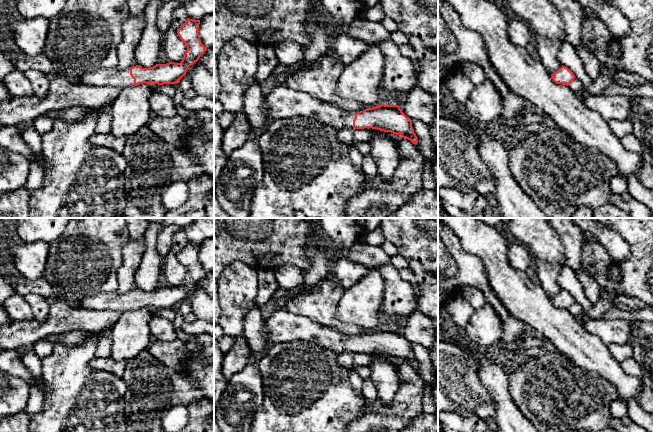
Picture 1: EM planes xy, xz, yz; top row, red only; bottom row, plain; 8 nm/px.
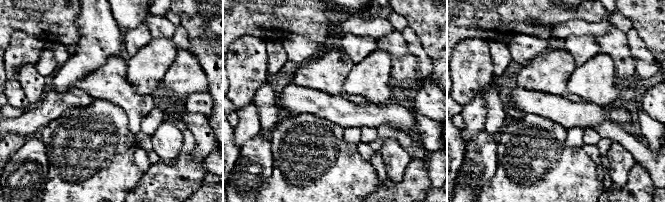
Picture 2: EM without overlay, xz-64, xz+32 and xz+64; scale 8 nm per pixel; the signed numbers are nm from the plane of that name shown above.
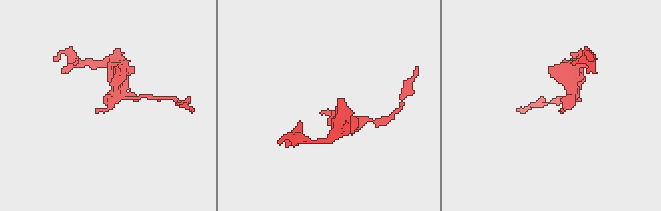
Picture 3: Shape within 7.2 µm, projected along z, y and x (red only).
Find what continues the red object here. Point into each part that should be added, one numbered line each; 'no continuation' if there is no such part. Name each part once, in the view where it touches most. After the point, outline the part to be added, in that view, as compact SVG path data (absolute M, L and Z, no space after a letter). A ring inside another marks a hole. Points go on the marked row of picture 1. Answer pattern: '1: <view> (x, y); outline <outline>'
1: xy (111, 77); outline M117 68L97 70L80 76L77 82L82 85L99 87L126 88L134 86L134 79L130 75L130 68L124 70Z

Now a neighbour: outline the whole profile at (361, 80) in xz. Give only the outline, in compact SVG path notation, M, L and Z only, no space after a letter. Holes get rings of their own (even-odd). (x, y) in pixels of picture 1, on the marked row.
M376 45L349 65L345 65L338 80L338 95L364 104L367 108L379 106L386 97L381 89L385 58Z

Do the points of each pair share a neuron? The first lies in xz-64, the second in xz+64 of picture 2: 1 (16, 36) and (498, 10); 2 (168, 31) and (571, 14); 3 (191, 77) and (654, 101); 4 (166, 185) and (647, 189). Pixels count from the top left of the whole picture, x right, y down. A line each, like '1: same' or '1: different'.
1: different
2: different
3: different
4: same

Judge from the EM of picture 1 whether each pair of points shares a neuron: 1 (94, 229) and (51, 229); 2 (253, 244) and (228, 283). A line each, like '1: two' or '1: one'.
1: two
2: two

